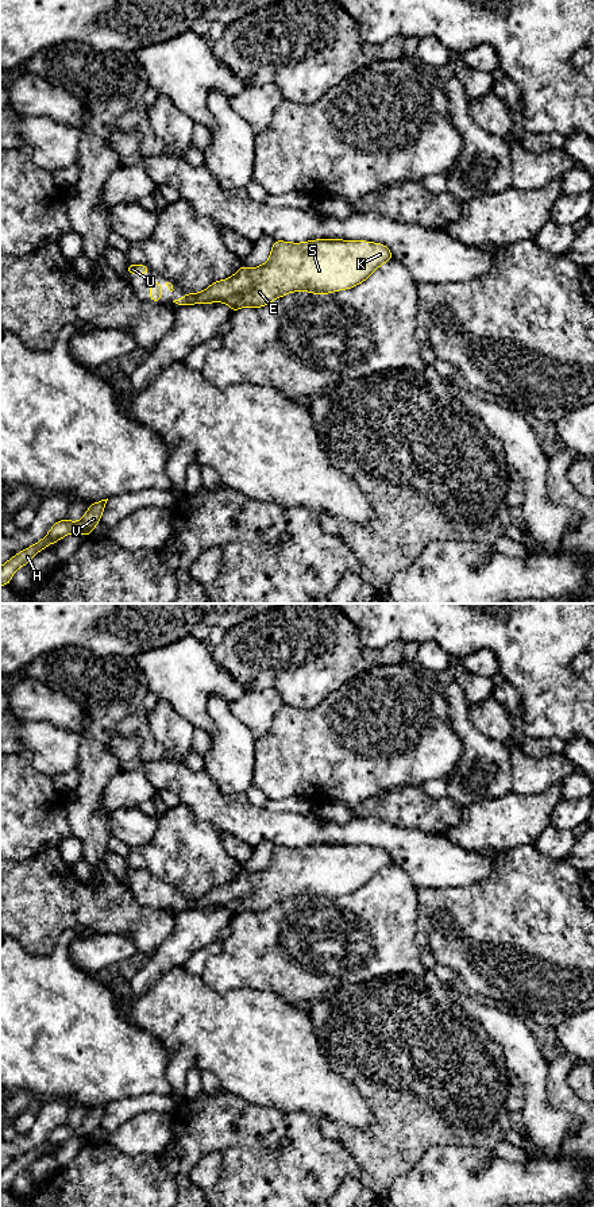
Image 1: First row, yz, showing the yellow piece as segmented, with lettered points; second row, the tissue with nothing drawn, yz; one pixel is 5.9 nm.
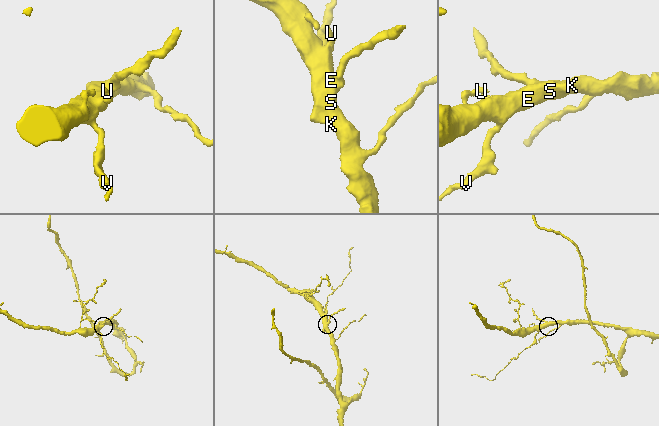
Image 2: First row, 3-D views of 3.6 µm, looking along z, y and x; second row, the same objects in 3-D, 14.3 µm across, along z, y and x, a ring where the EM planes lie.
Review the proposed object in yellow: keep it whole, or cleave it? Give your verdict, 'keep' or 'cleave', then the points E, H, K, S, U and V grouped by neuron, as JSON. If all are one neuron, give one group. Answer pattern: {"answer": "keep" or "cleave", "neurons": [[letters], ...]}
{"answer": "keep", "neurons": [["E", "H", "K", "S", "U", "V"]]}

